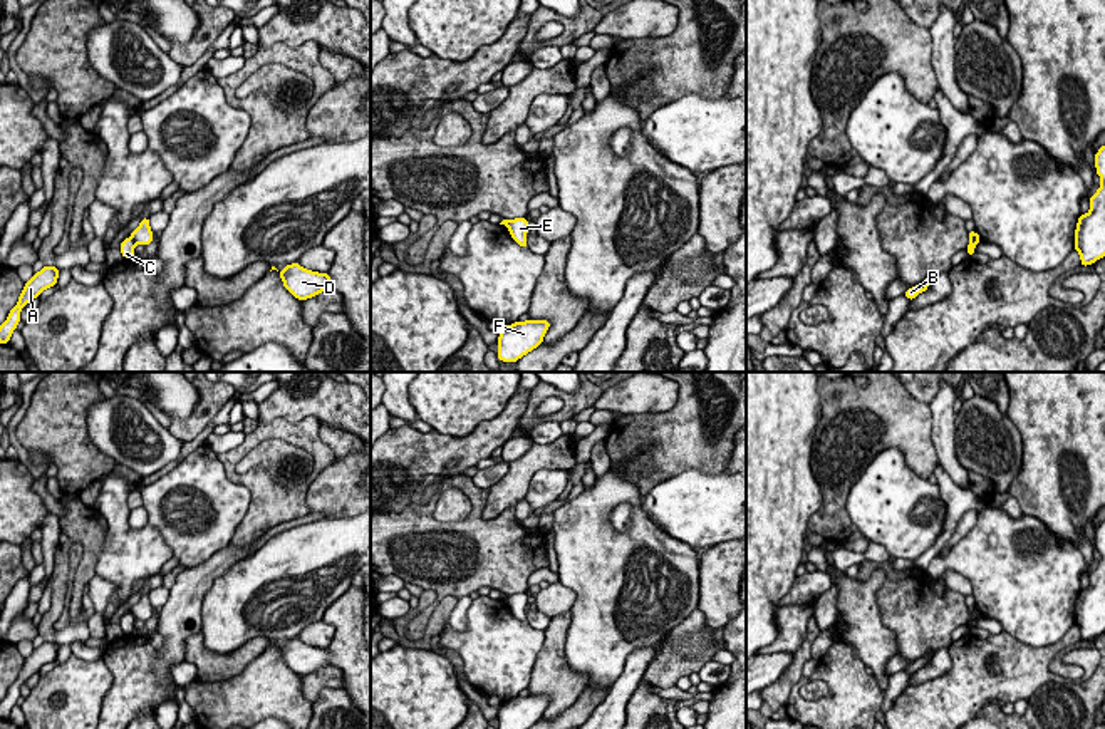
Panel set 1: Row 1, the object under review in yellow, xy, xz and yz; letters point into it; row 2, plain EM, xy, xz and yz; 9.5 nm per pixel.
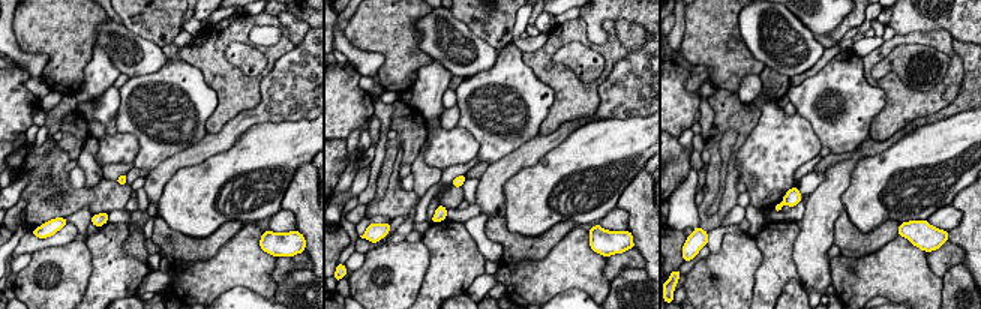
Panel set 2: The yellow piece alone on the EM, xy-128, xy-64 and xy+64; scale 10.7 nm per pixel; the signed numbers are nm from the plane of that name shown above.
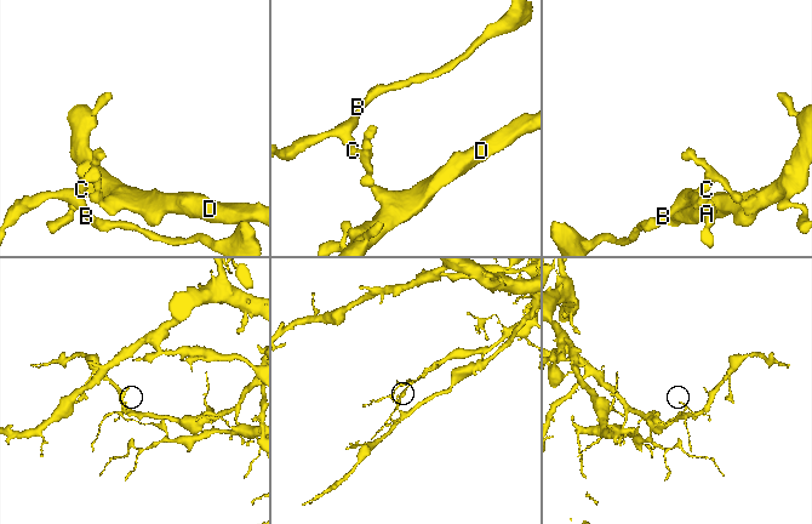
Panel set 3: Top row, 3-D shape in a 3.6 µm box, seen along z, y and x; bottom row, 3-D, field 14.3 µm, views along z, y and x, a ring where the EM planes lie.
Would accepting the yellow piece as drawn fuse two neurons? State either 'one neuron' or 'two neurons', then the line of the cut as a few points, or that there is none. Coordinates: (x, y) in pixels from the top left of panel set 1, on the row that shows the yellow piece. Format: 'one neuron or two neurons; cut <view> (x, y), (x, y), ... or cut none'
two neurons; cut xy (131, 237), (136, 243)

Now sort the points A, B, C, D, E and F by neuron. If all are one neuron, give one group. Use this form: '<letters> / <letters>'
A B C / D E F

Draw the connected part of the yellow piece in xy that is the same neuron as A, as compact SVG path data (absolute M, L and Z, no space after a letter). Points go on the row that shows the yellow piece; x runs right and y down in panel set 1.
M44 266L40 271L34 273L32 280L25 283L23 292L18 297L17 305L10 310L3 325L0 325L0 344L8 344L17 323L20 322L20 310L37 298L45 288L57 283L59 268Z

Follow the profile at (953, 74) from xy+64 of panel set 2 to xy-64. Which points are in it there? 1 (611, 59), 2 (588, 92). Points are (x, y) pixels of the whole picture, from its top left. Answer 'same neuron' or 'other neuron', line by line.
1: same neuron
2: same neuron

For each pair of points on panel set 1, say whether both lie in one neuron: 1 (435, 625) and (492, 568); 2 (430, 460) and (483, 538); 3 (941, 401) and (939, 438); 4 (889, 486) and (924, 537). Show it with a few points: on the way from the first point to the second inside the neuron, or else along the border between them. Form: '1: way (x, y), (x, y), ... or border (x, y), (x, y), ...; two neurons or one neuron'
1: border (455, 595), (446, 595), (438, 604), (428, 625); two neurons
2: border (438, 475), (428, 475), (420, 488); two neurons
3: way (941, 409), (941, 429); one neuron
4: way (891, 501), (891, 511), (909, 530); one neuron

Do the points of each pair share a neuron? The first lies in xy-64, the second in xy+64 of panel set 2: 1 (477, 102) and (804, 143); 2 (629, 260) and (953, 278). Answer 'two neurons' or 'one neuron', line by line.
1: two neurons
2: two neurons

